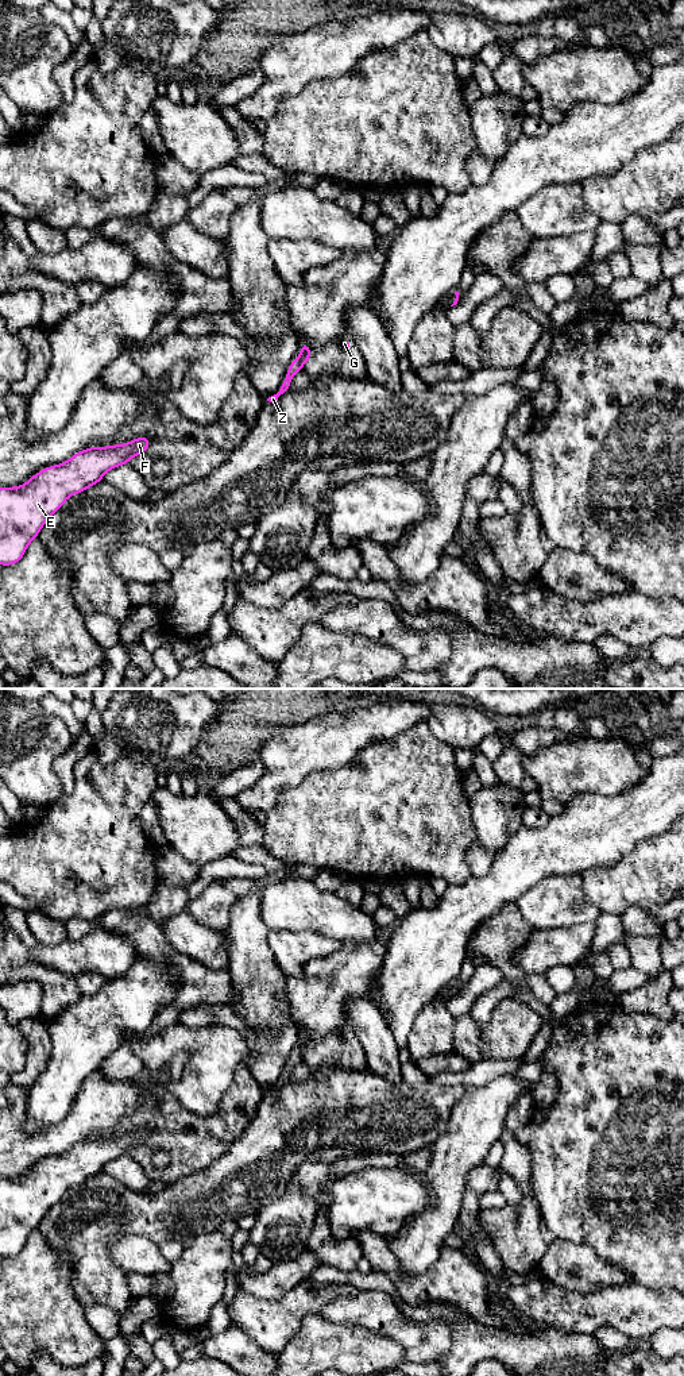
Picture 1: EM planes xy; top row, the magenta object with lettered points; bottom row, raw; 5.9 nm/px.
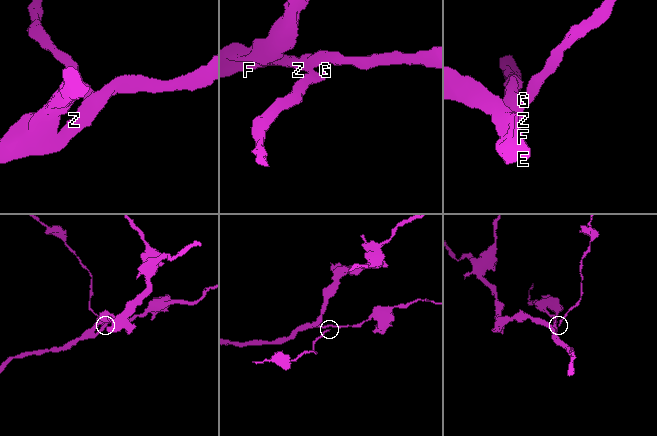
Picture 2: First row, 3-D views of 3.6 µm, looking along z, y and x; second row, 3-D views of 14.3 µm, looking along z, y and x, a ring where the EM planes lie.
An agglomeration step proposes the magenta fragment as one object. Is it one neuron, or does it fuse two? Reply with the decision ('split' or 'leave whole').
split

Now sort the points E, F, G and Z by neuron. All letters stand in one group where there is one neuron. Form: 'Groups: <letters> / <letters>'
Groups: E F Z / G

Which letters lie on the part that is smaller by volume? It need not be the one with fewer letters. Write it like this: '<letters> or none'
G

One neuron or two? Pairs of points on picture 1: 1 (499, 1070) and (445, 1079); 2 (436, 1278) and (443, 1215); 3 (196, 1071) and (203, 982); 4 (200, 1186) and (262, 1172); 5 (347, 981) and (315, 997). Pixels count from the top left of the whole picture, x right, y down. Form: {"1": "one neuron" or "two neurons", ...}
{"1": "one neuron", "2": "two neurons", "3": "two neurons", "4": "one neuron", "5": "one neuron"}

